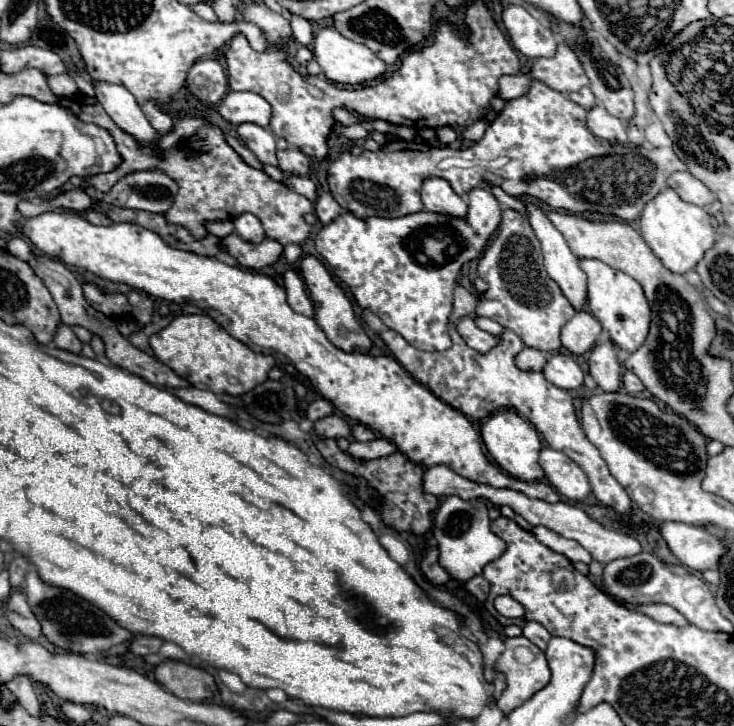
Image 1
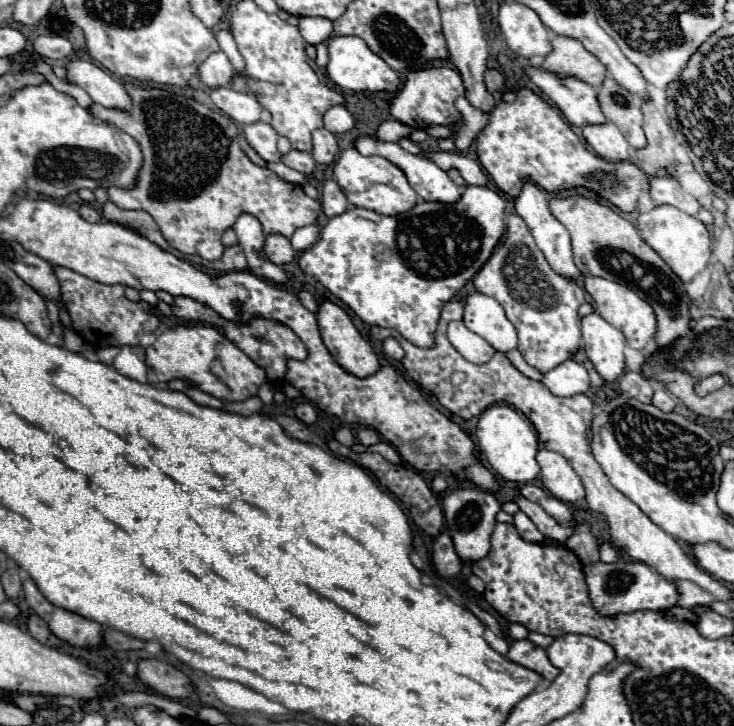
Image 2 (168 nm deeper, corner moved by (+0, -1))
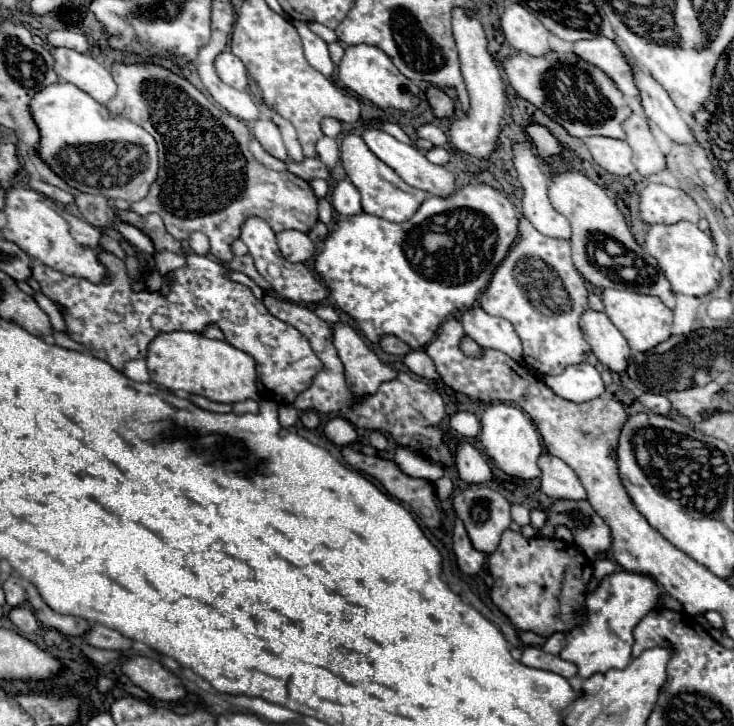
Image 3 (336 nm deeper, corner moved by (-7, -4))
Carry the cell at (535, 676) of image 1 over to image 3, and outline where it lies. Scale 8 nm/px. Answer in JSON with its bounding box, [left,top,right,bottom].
[520,646,576,678]

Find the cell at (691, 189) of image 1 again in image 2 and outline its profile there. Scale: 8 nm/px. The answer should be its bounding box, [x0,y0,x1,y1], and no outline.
[649,177,701,215]

